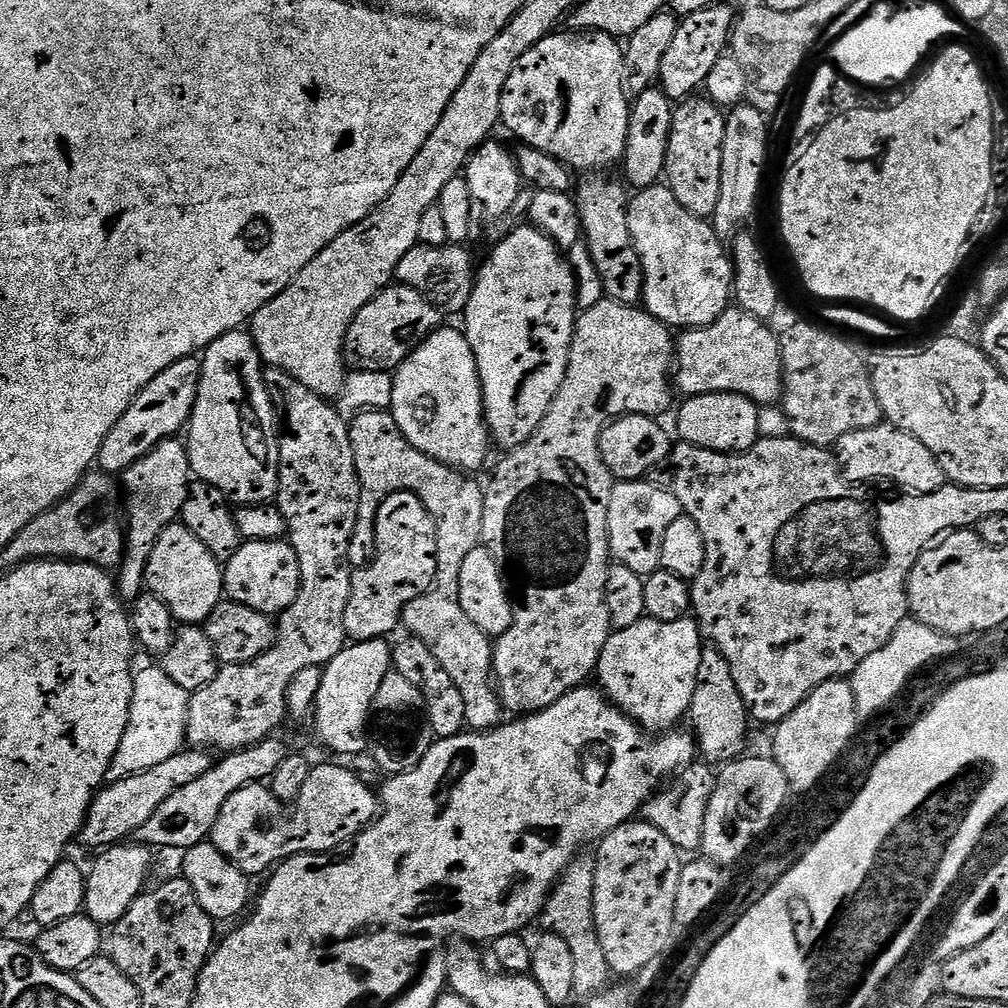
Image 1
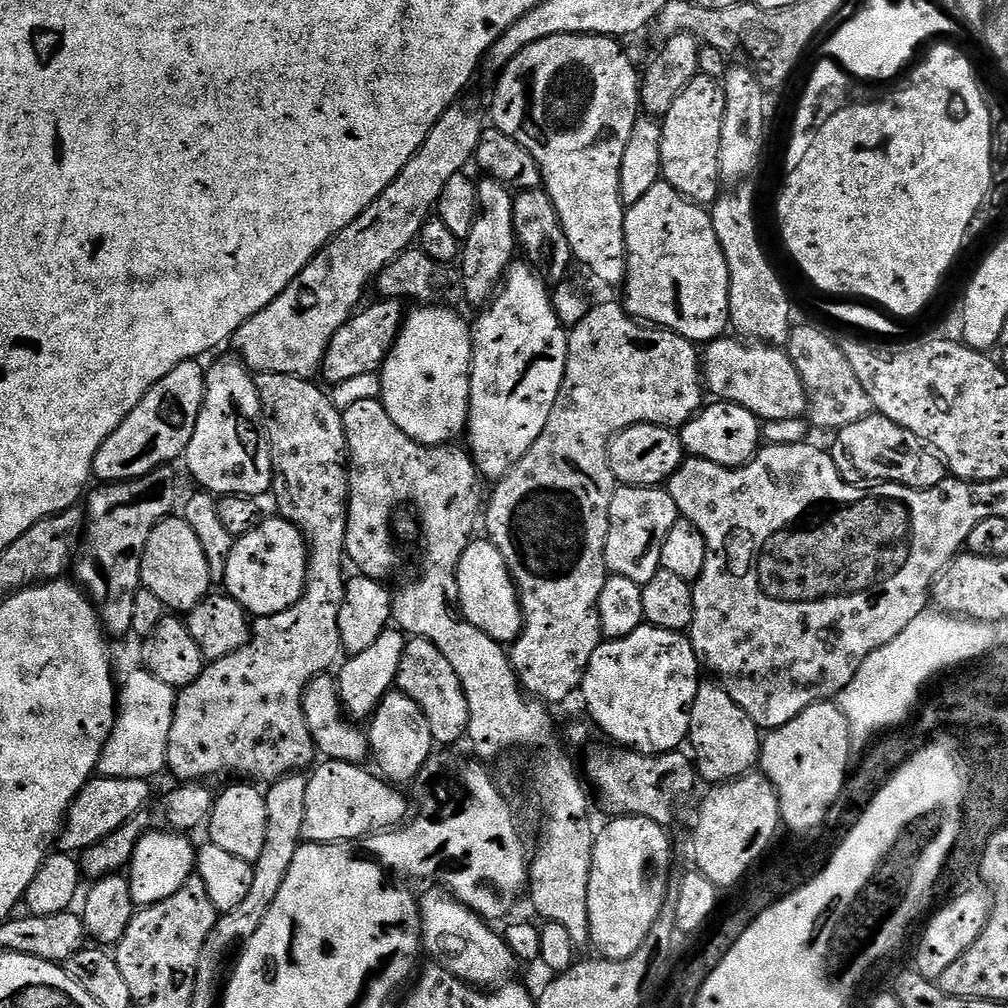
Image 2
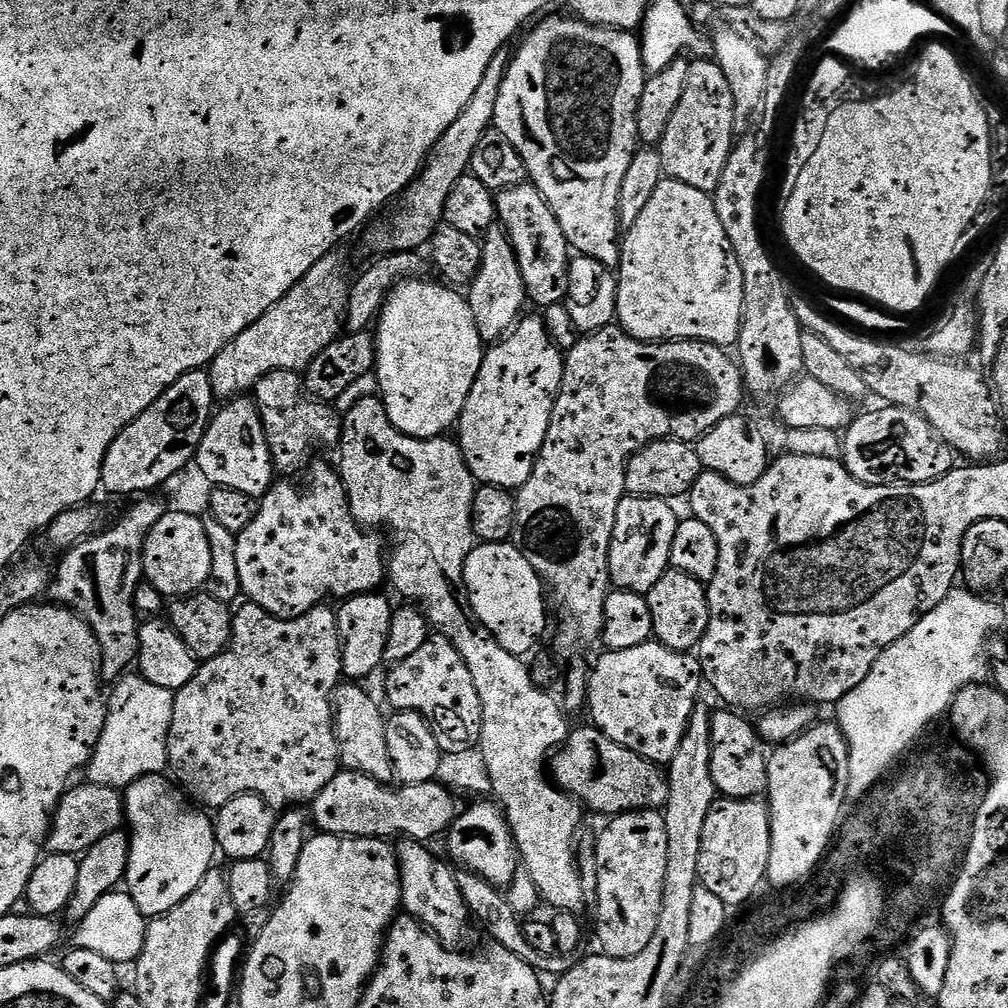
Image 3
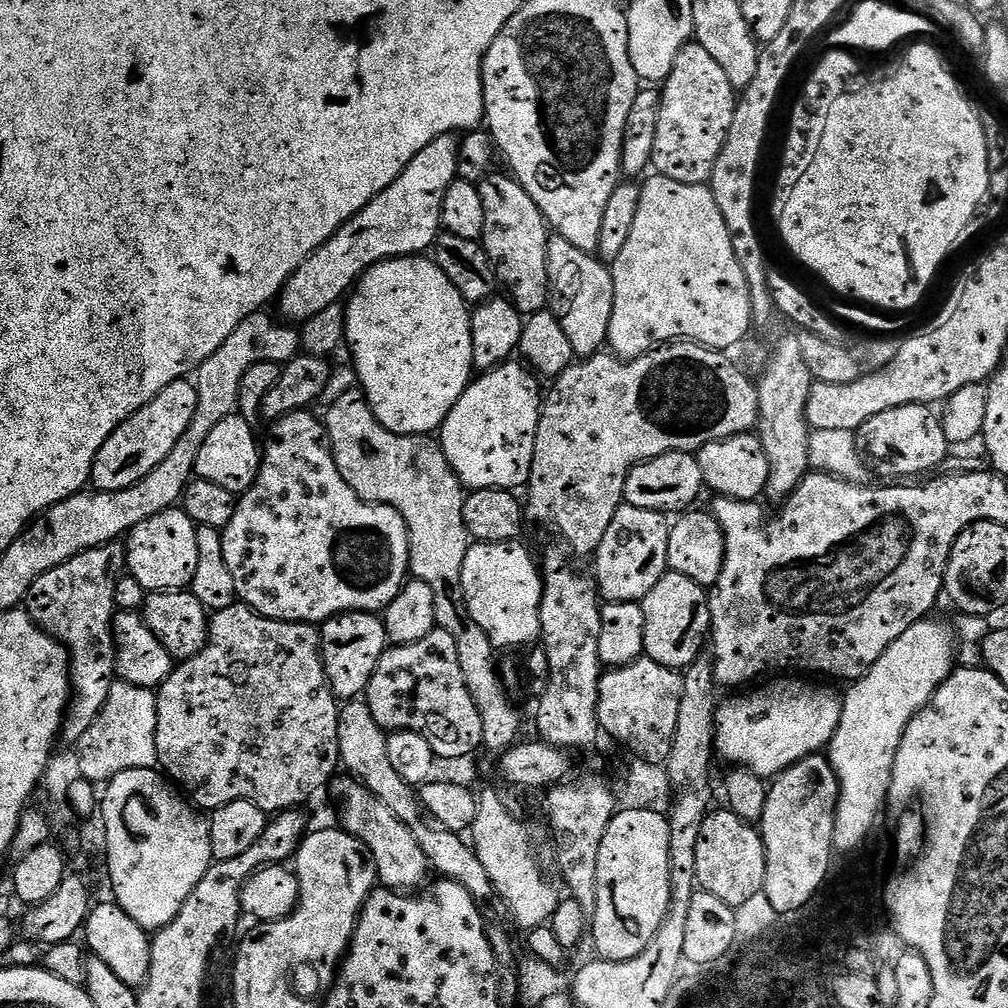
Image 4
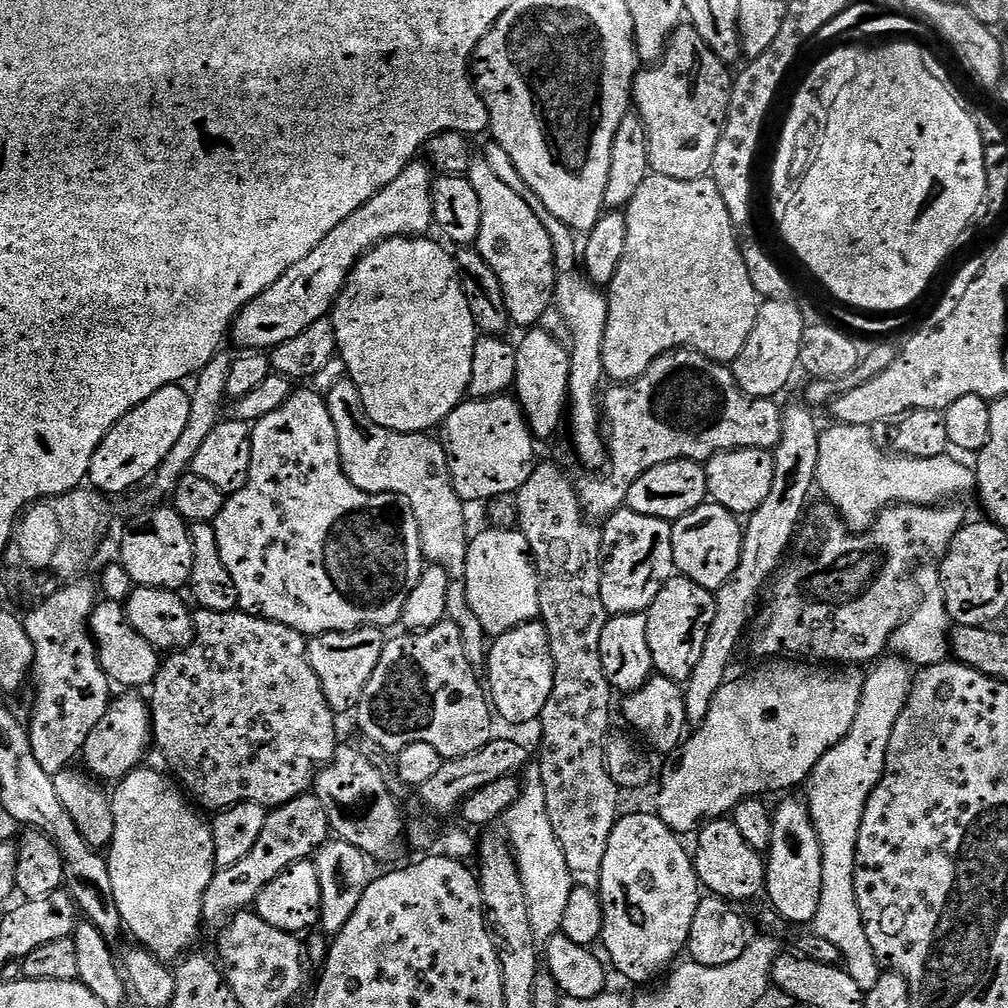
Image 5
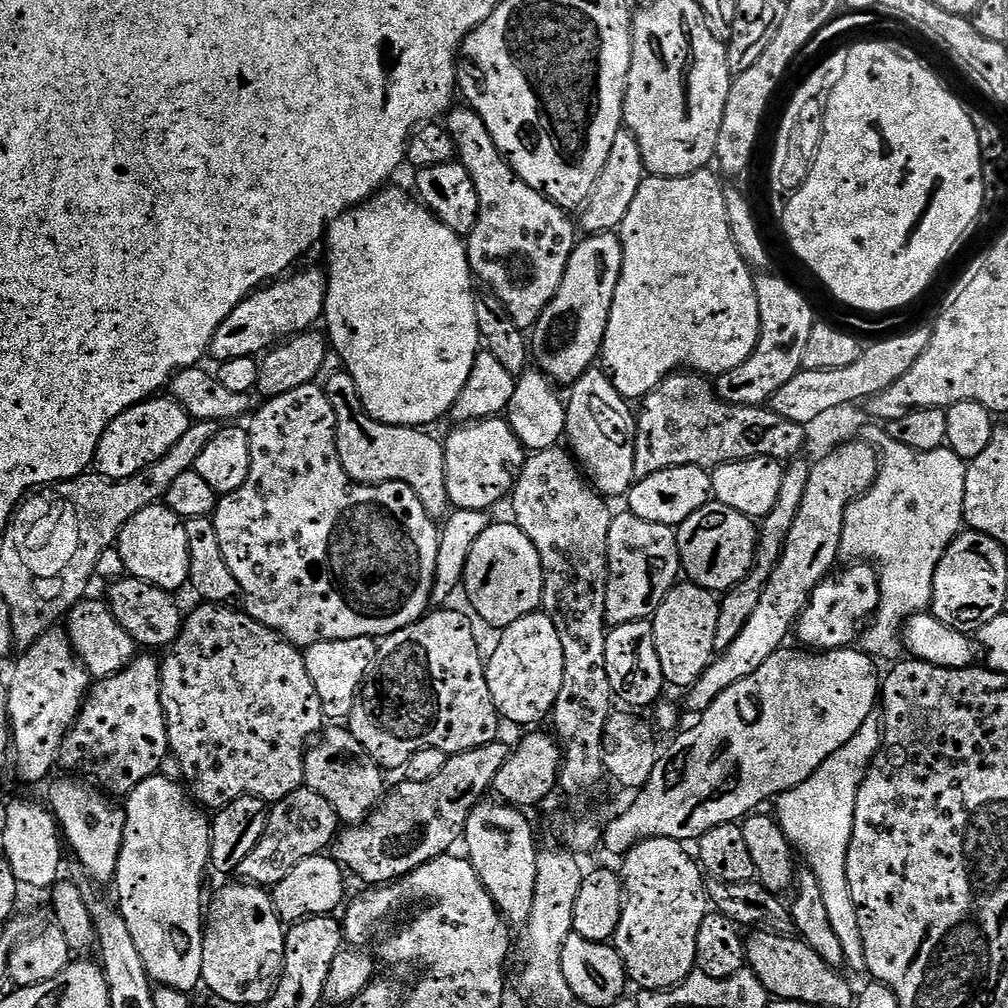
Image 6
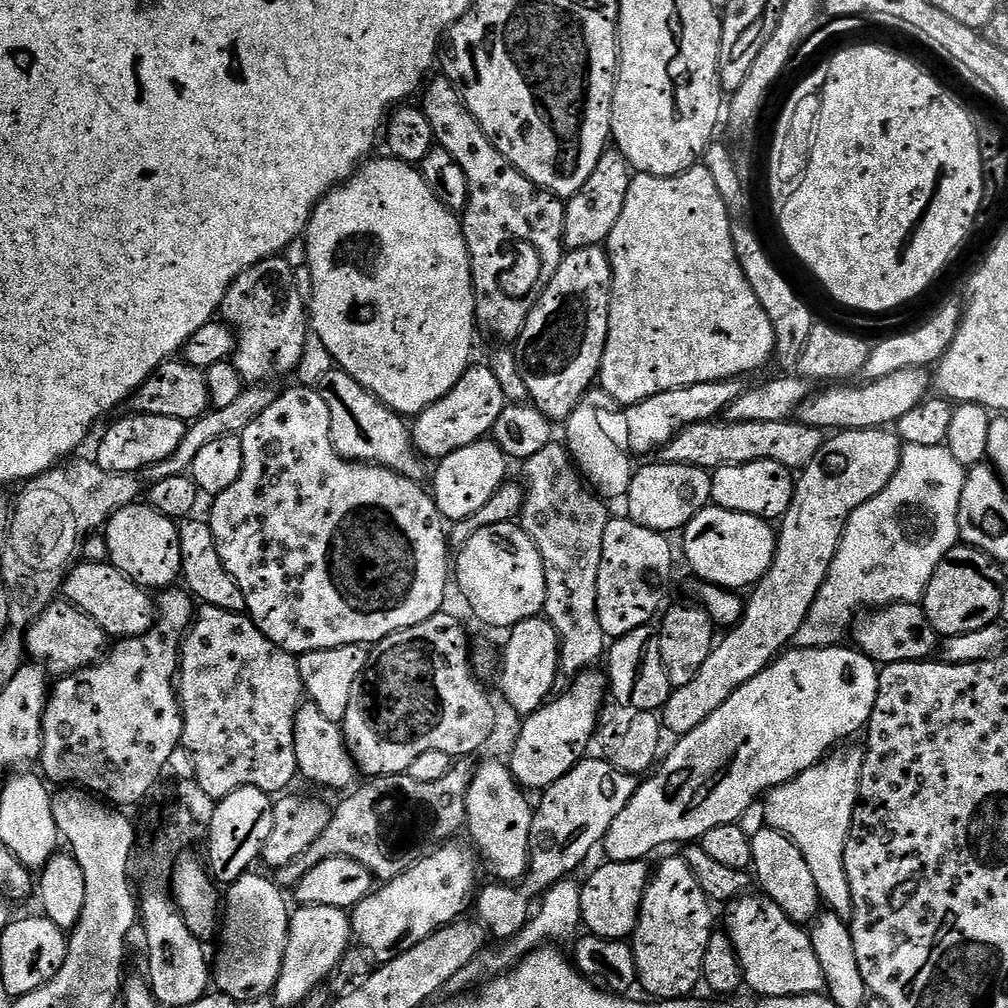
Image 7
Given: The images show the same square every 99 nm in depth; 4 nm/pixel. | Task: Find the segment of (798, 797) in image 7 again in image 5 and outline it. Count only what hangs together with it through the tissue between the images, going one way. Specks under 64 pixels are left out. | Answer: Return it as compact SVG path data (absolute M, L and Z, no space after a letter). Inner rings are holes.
M881 659L871 669L873 672L865 675L862 702L858 706L858 718L854 718L854 726L848 731L848 736L842 738L842 742L835 744L820 759L806 784L808 813L814 822L814 830L818 830L818 842L822 846L822 894L810 932L838 946L850 978L858 982L864 993L878 986L882 965L870 946L870 938L866 938L862 910L858 910L858 894L854 894L858 830L862 826L866 802L884 773L886 746L890 746L894 722L898 722L898 714L902 714L906 706L914 679L913 669L908 669L906 661L888 659Z

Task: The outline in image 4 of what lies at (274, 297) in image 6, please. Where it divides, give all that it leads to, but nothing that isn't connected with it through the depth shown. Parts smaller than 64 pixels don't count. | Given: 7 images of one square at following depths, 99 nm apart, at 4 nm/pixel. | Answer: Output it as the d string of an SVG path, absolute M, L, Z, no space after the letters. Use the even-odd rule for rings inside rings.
M449 134L434 138L434 142L430 142L430 146L418 150L416 157L391 186L382 190L382 194L374 197L357 216L351 216L318 251L310 254L306 258L306 262L302 262L300 269L280 289L278 305L280 304L281 314L279 313L279 315L293 325L303 325L322 313L322 310L328 306L341 303L349 295L353 285L375 264L380 264L383 260L393 260L396 256L427 253L435 245L437 237L442 232L440 222L442 198L446 198L446 190L458 179L456 163L459 149L460 140L455 135Z

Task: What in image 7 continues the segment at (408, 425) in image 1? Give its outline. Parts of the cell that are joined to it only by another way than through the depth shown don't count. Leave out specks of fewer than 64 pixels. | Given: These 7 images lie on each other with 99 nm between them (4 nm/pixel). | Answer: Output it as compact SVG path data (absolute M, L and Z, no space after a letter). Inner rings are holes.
M384 154L381 160L369 158L353 172L349 180L338 184L316 204L306 229L308 240L308 276L312 279L312 296L310 292L310 328L318 332L323 345L330 352L335 363L368 388L379 400L405 418L415 418L426 411L431 404L438 402L450 390L454 390L462 374L473 363L472 339L478 333L476 318L476 295L472 285L472 267L470 254L464 237L464 226L461 217L452 212L434 194L422 178L419 167L407 164L392 156Z

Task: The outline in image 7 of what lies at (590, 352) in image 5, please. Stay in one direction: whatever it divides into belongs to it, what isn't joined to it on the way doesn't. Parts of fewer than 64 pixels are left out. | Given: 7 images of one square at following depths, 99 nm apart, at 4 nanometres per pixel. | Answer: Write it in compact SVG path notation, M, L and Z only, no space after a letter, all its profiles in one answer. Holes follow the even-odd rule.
M601 388L589 389L571 412L568 421L565 421L564 428L564 440L573 463L596 495L606 502L627 497L634 463L623 405L610 398Z

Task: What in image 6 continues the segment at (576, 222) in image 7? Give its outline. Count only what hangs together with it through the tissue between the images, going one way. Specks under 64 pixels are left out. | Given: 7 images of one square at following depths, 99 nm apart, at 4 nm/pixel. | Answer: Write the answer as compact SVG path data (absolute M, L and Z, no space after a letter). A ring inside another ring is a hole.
M621 126L614 142L610 145L610 154L606 157L606 166L602 166L602 174L598 174L598 182L589 194L582 211L578 216L578 224L584 228L588 236L600 232L615 233L620 223L626 218L630 206L634 203L634 194L638 194L638 186L646 179L646 169L642 162L642 150L638 146L638 138L629 128ZM584 227L584 228L583 228Z

